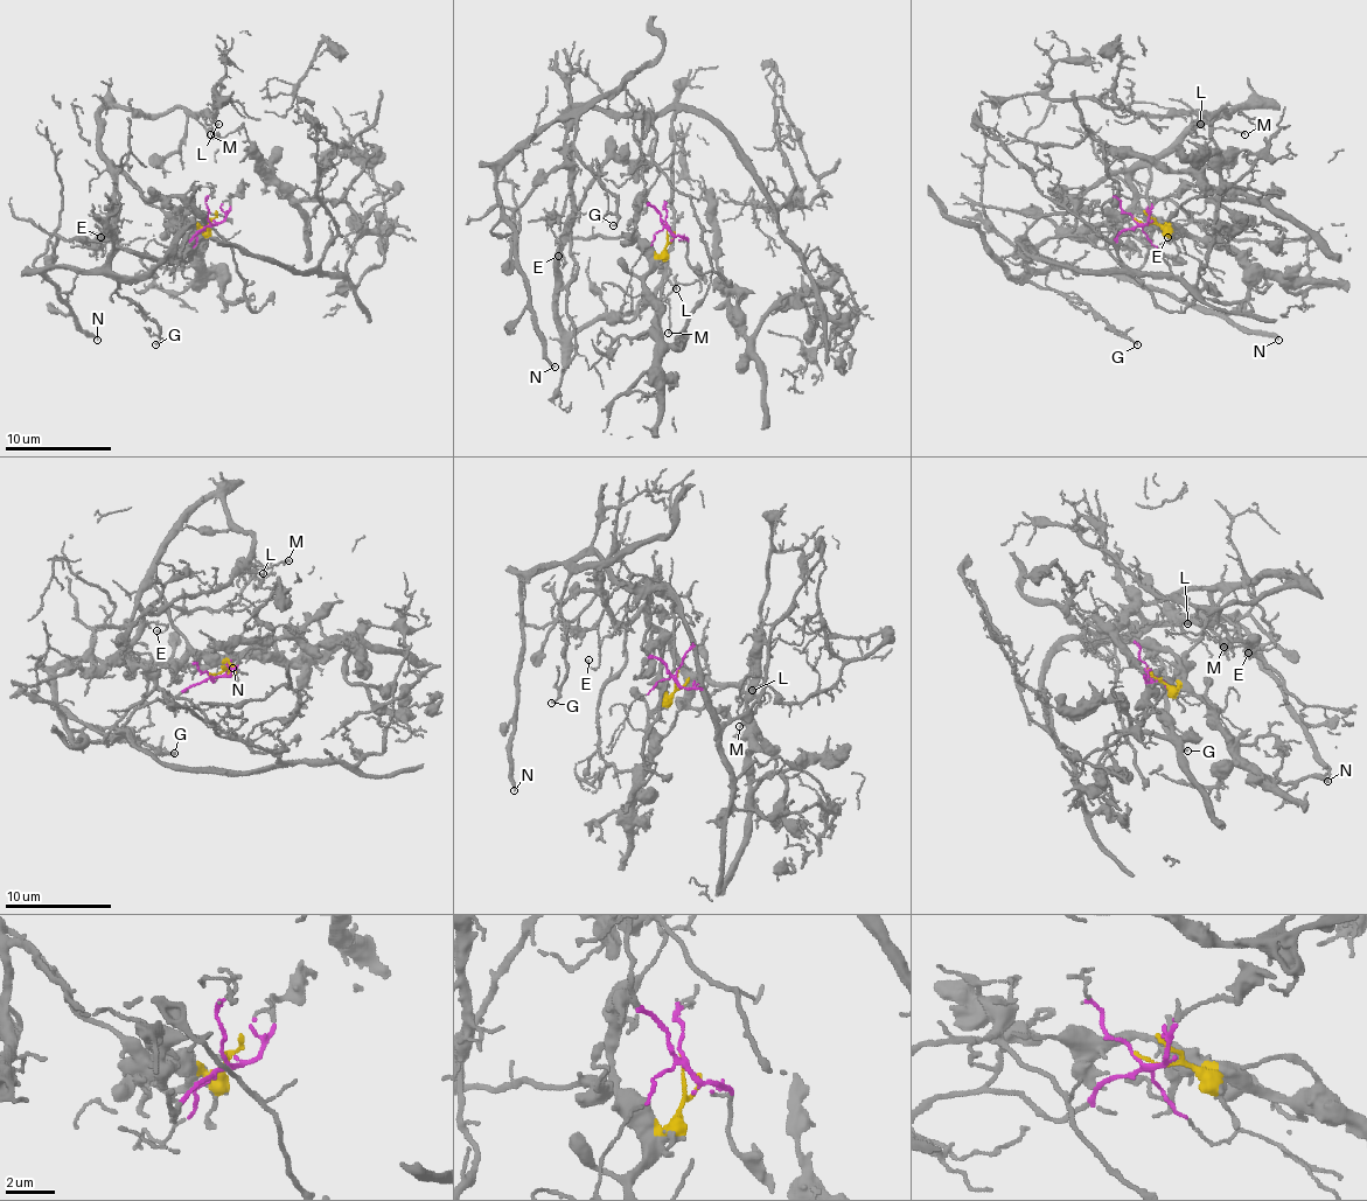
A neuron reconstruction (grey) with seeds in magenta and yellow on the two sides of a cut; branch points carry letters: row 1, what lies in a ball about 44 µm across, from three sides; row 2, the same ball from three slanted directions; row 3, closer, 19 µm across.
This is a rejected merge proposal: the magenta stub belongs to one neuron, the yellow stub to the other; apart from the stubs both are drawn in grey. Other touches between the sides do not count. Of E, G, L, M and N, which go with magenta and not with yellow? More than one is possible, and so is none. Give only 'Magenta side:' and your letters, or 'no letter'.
Magenta side: G, N

